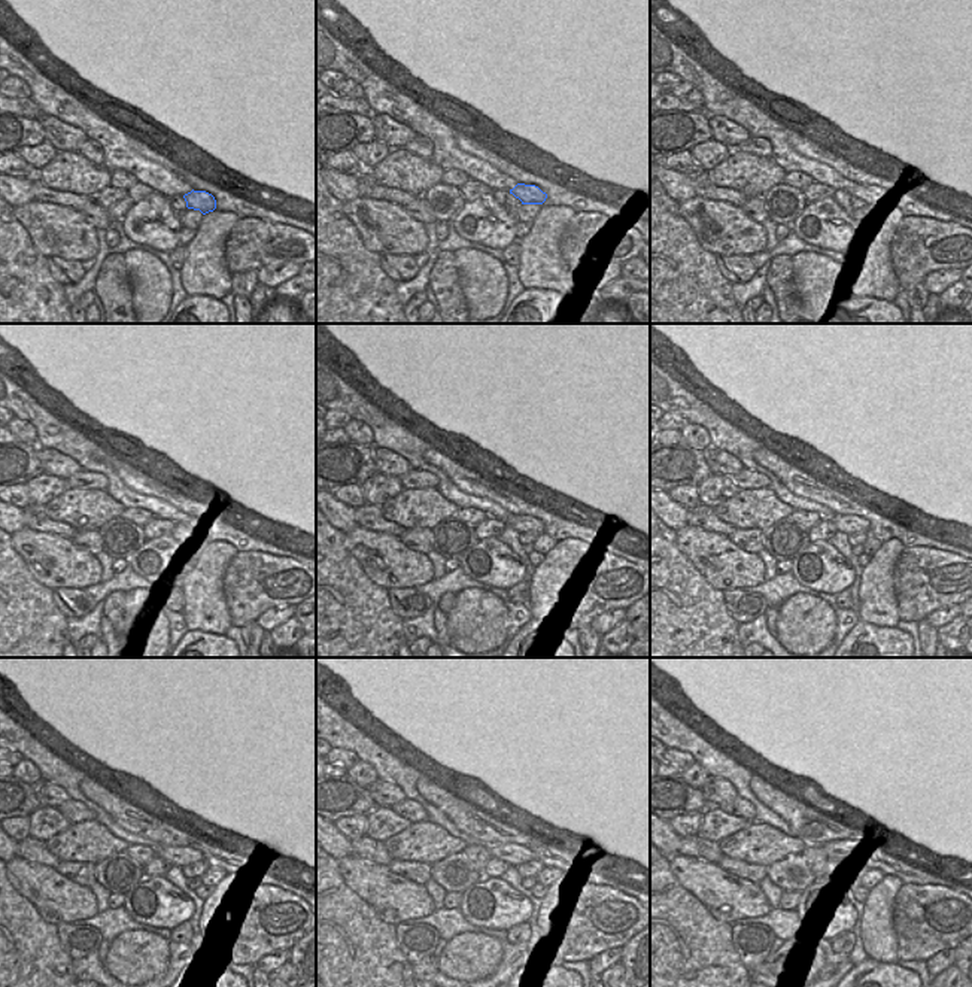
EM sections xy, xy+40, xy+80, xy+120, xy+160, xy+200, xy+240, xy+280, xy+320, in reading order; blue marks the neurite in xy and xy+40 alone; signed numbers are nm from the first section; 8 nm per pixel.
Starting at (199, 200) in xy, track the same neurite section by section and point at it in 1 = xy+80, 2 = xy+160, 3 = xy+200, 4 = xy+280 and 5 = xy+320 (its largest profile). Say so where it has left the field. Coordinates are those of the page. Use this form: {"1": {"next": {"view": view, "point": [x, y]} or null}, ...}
{"1": {"next": {"view": "xy+80", "point": [866, 194]}}, "2": {"next": {"view": "xy+160", "point": [522, 524]}}, "3": {"next": {"view": "xy+200", "point": [847, 524]}}, "4": {"next": {"view": "xy+280", "point": [513, 855]}}, "5": {"next": {"view": "xy+320", "point": [843, 853]}}}

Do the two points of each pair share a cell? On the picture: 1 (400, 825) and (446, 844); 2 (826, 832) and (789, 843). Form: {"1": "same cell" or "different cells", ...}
{"1": "different cells", "2": "different cells"}

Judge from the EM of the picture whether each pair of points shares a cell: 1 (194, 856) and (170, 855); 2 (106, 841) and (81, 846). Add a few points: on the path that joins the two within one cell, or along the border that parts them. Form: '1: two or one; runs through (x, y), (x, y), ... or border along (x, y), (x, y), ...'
1: one; runs through (188, 856), (176, 856)
2: one; runs through (100, 843), (87, 843)

